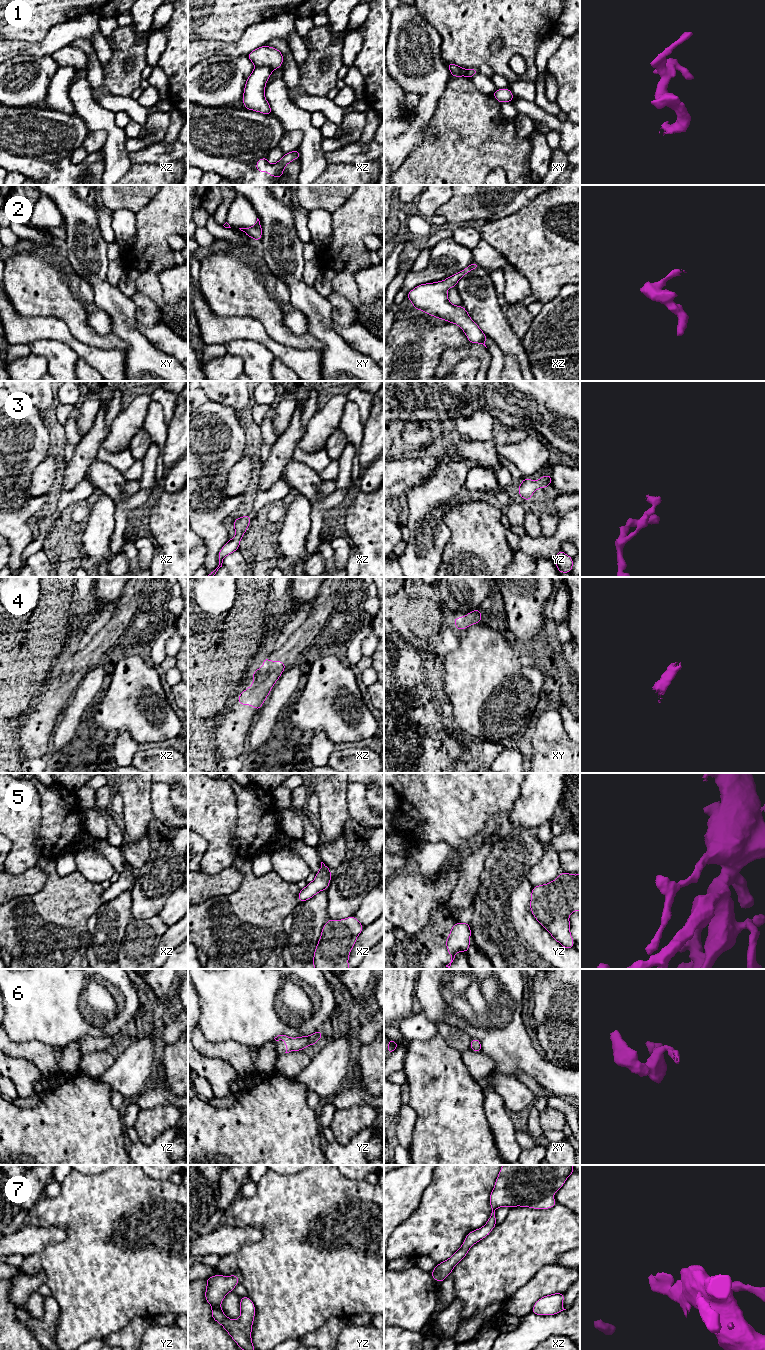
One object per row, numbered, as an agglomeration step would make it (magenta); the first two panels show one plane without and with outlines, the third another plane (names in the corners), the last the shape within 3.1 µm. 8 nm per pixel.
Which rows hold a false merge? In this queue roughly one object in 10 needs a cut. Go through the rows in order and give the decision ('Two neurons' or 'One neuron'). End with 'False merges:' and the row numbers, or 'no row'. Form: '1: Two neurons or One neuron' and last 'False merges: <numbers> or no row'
1: Two neurons
2: One neuron
3: One neuron
4: One neuron
5: One neuron
6: One neuron
7: One neuron
False merges: 1

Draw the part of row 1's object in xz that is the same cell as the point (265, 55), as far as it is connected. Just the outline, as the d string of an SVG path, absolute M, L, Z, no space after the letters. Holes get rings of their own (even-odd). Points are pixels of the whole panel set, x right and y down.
M266 45L251 51L247 58L251 60L255 67L268 65L272 70L277 70L284 61L280 50Z

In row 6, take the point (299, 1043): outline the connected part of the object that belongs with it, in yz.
M318 1030L312 1033L310 1036L301 1036L296 1038L290 1038L286 1035L278 1035L274 1039L276 1041L284 1040L285 1045L287 1047L285 1053L289 1053L291 1051L302 1051L305 1047L317 1044L318 1040L324 1036L321 1030Z

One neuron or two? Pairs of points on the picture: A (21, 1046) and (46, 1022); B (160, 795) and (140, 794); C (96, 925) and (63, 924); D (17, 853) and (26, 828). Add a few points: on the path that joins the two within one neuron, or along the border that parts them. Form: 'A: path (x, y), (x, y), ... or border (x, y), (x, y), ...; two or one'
A: border (10, 1038), (14, 1040), (36, 1039), (50, 1046); two
B: border (152, 783), (151, 811), (154, 817); two
C: border (101, 905), (88, 920), (89, 944), (86, 948); two
D: path (24, 848), (25, 835); one

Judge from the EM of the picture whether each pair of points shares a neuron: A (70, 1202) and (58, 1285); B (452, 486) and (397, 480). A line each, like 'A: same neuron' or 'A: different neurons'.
A: same neuron
B: different neurons

